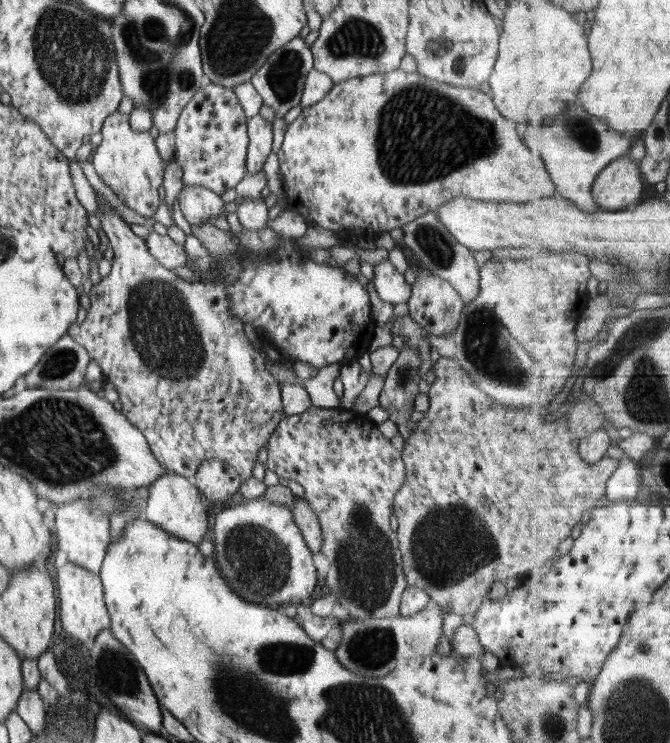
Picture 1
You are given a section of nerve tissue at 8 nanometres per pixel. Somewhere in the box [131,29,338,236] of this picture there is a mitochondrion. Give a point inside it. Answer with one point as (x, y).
(284, 73)

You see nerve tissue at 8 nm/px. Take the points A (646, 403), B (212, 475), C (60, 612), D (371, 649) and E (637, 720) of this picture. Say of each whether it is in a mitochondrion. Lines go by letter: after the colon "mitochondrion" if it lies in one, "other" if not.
A: mitochondrion
B: other
C: other
D: mitochondrion
E: mitochondrion

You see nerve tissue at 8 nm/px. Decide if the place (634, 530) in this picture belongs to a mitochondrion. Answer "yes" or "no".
no

